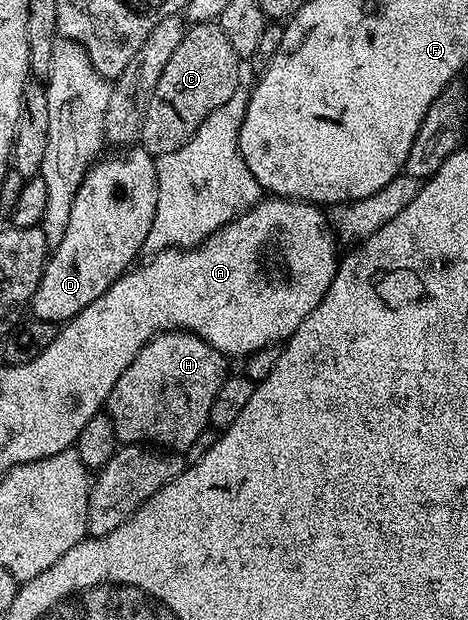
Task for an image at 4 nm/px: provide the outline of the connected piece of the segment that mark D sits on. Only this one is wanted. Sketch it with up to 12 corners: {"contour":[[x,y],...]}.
{"contour":[[139,145],[93,162],[30,311],[57,325],[137,262],[158,209]]}

